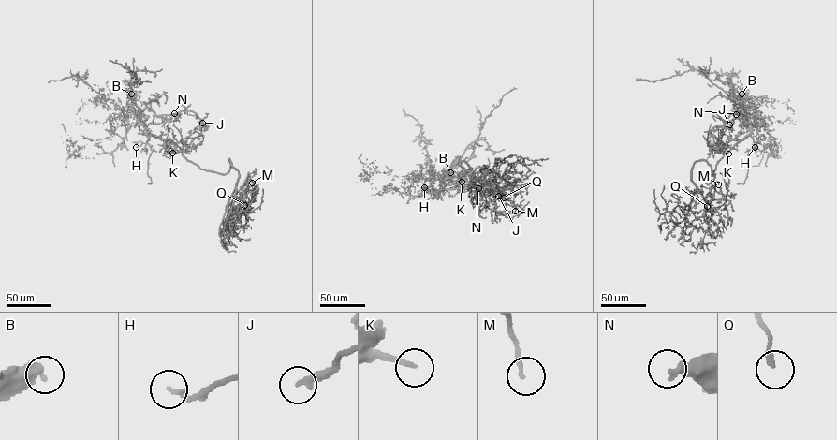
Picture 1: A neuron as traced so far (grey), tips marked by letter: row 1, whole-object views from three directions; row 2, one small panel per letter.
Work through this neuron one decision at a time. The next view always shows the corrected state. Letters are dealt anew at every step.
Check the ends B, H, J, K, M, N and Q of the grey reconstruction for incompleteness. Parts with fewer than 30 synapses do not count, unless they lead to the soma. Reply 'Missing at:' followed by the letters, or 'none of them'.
Missing at: none of them

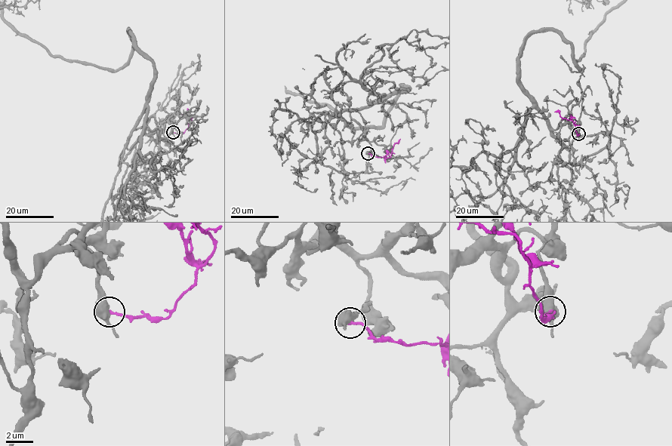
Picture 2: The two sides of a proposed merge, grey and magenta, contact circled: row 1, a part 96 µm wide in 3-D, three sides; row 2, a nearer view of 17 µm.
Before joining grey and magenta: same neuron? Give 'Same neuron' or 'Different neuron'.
Different neuron

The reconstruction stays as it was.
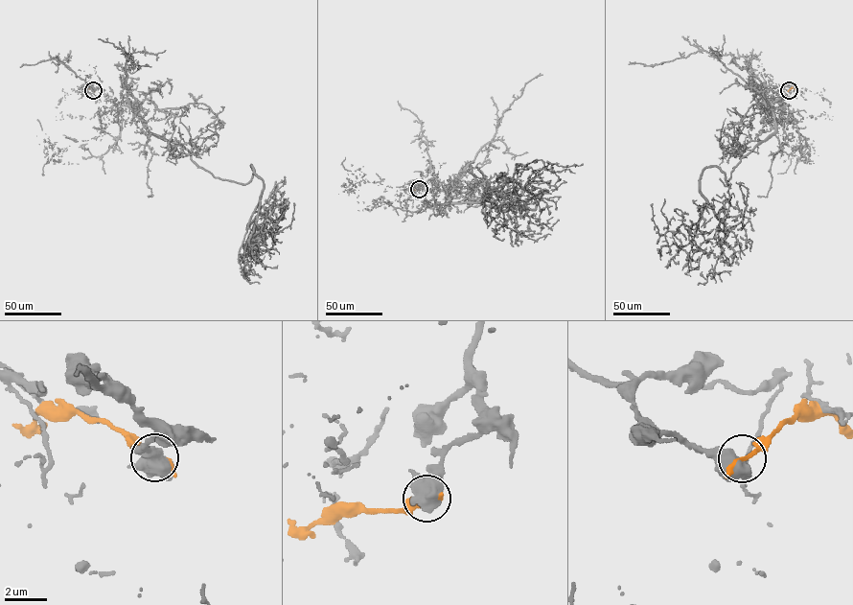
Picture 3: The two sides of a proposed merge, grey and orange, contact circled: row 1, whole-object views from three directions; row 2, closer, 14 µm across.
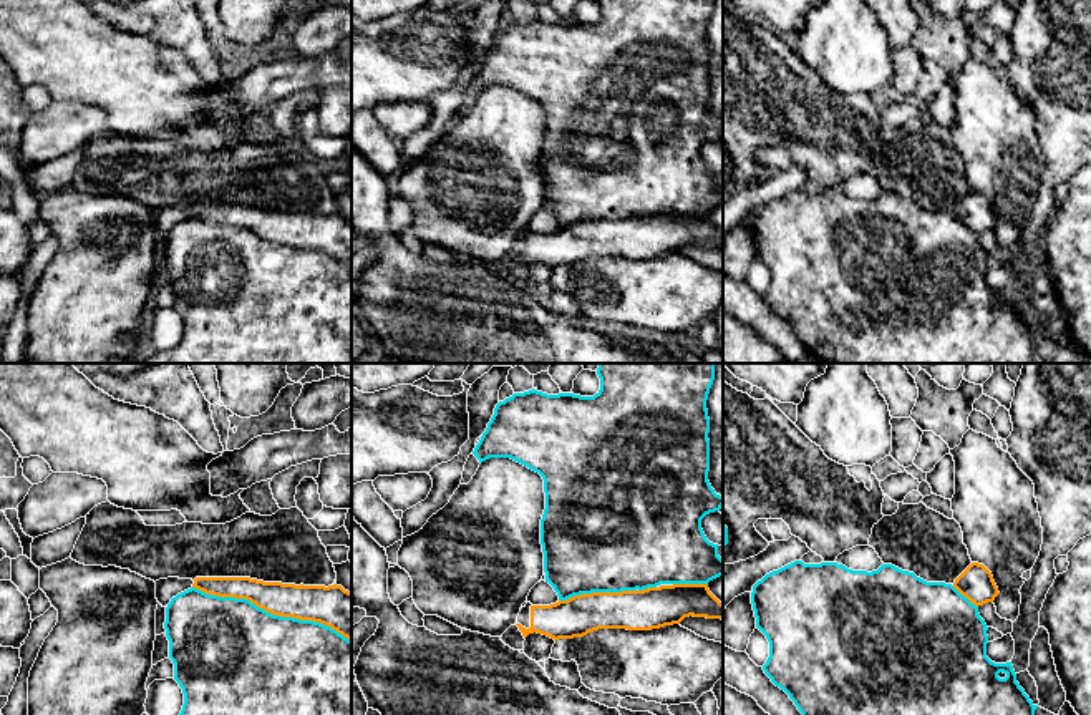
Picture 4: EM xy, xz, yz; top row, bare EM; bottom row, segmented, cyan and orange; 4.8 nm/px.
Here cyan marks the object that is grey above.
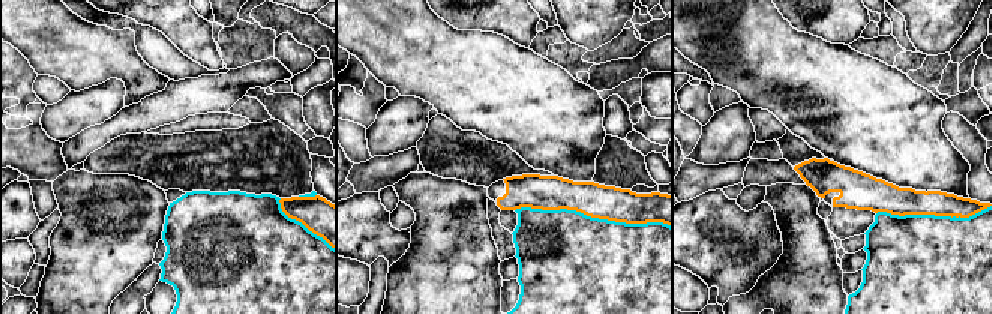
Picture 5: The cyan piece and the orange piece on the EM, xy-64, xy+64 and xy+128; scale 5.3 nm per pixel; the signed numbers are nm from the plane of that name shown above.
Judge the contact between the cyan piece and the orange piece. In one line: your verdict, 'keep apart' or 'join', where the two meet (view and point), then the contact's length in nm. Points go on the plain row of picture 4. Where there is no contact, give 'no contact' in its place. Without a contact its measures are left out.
keep apart | xy (272, 243) | 800 nm

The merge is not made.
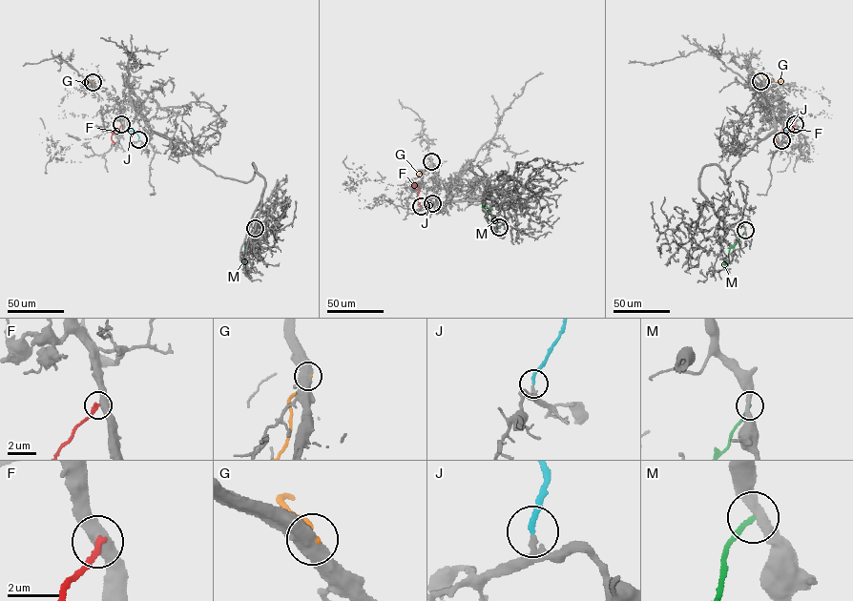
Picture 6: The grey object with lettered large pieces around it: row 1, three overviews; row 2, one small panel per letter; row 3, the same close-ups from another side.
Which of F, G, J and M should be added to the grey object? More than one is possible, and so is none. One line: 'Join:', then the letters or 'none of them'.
Join: J

